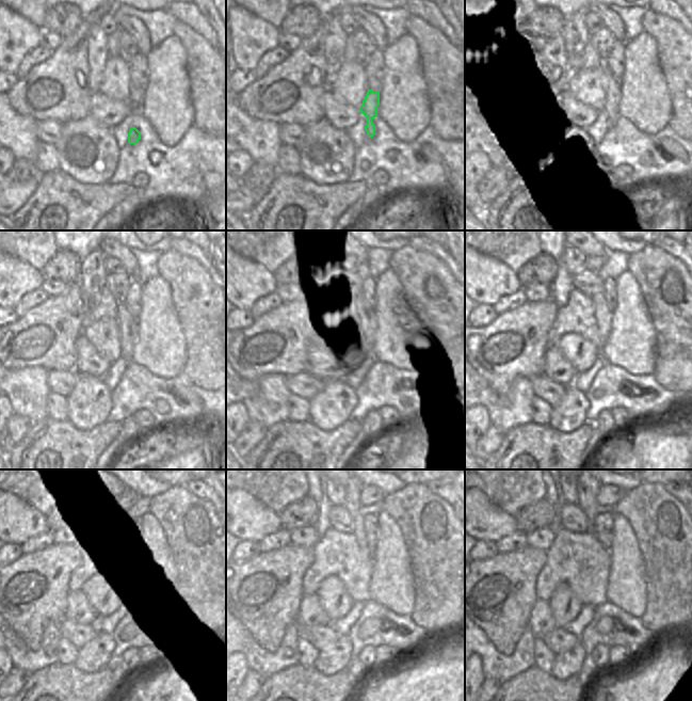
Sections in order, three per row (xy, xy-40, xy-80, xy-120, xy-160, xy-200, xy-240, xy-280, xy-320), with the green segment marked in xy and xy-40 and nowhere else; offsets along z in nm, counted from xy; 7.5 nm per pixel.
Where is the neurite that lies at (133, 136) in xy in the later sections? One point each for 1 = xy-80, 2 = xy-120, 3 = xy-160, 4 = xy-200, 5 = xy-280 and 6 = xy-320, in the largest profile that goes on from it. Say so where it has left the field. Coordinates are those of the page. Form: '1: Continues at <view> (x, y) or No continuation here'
1: Continues at xy-80 (610, 109)
2: Continues at xy-120 (127, 323)
3: Continues at xy-160 (364, 316)
4: Continues at xy-200 (602, 314)
5: Continues at xy-280 (352, 503)
6: Continues at xy-320 (588, 491)

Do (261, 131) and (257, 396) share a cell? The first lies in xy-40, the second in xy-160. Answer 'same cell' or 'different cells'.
same cell

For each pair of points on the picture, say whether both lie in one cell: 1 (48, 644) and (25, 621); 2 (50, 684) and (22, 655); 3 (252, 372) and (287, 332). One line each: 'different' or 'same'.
1: different
2: different
3: same

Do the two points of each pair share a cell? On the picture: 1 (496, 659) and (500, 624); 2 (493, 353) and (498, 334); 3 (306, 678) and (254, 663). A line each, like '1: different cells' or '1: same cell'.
1: different cells
2: same cell
3: different cells

